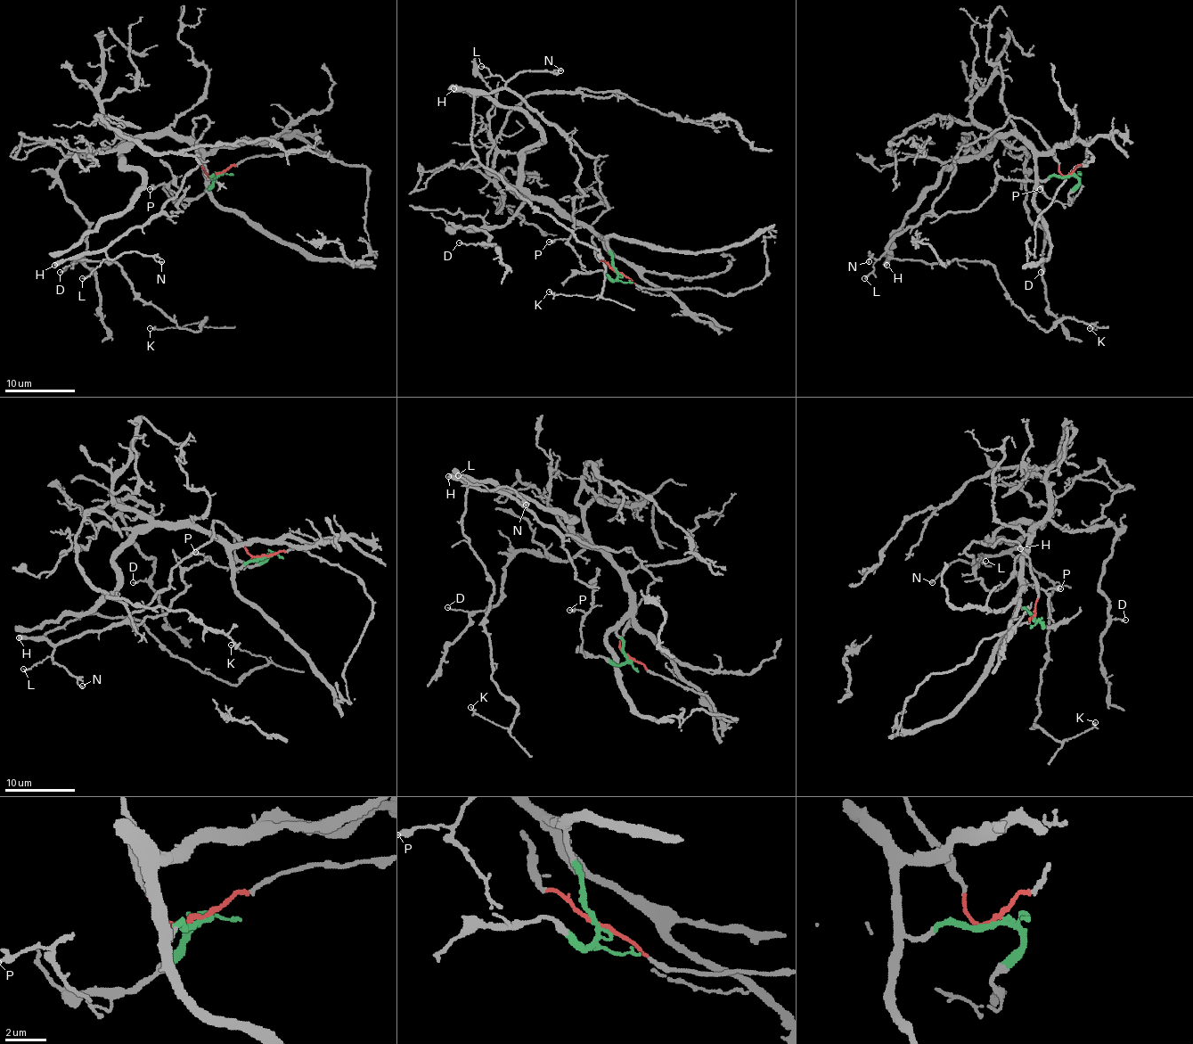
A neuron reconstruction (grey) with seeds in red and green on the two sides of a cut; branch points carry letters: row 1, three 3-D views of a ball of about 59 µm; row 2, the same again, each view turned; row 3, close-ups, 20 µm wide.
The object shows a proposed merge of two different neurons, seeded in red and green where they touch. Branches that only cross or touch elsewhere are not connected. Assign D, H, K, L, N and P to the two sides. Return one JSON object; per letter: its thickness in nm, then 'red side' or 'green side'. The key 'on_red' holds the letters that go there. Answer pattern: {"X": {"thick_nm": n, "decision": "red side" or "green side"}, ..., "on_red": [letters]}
{"D": {"thick_nm": 90, "decision": "green side"}, "H": {"thick_nm": 440, "decision": "red side"}, "K": {"thick_nm": 120, "decision": "red side"}, "L": {"thick_nm": 90, "decision": "red side"}, "N": {"thick_nm": 130, "decision": "red side"}, "P": {"thick_nm": 300, "decision": "red side"}, "on_red": ["H", "K", "L", "N", "P"]}

